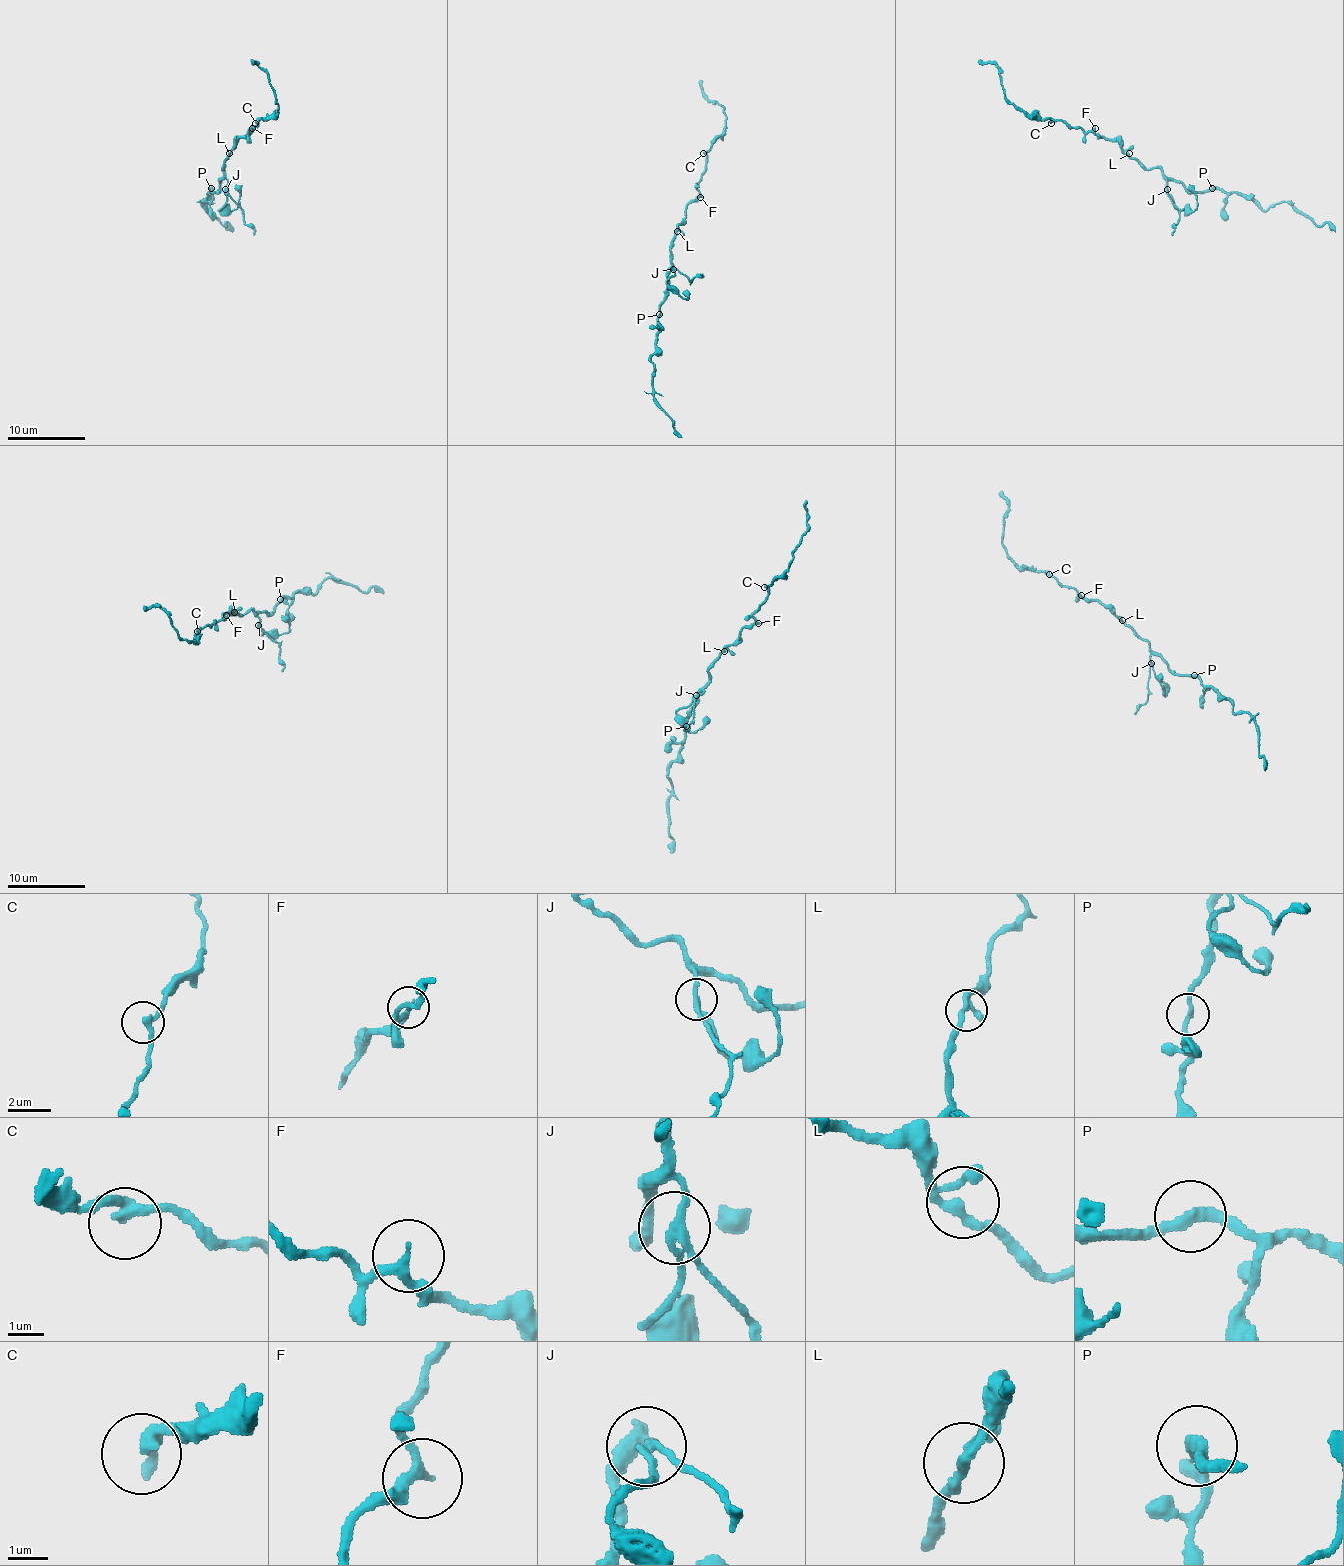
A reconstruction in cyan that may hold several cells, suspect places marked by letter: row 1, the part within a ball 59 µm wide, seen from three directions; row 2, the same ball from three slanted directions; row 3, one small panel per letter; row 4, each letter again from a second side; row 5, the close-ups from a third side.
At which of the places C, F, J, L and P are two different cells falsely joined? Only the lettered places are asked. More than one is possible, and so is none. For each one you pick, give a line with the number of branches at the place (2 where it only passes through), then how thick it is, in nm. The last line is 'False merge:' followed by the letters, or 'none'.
J: branches 3; calibre 200 nm
P: branches 2; calibre 260 nm
False merge: J, P

